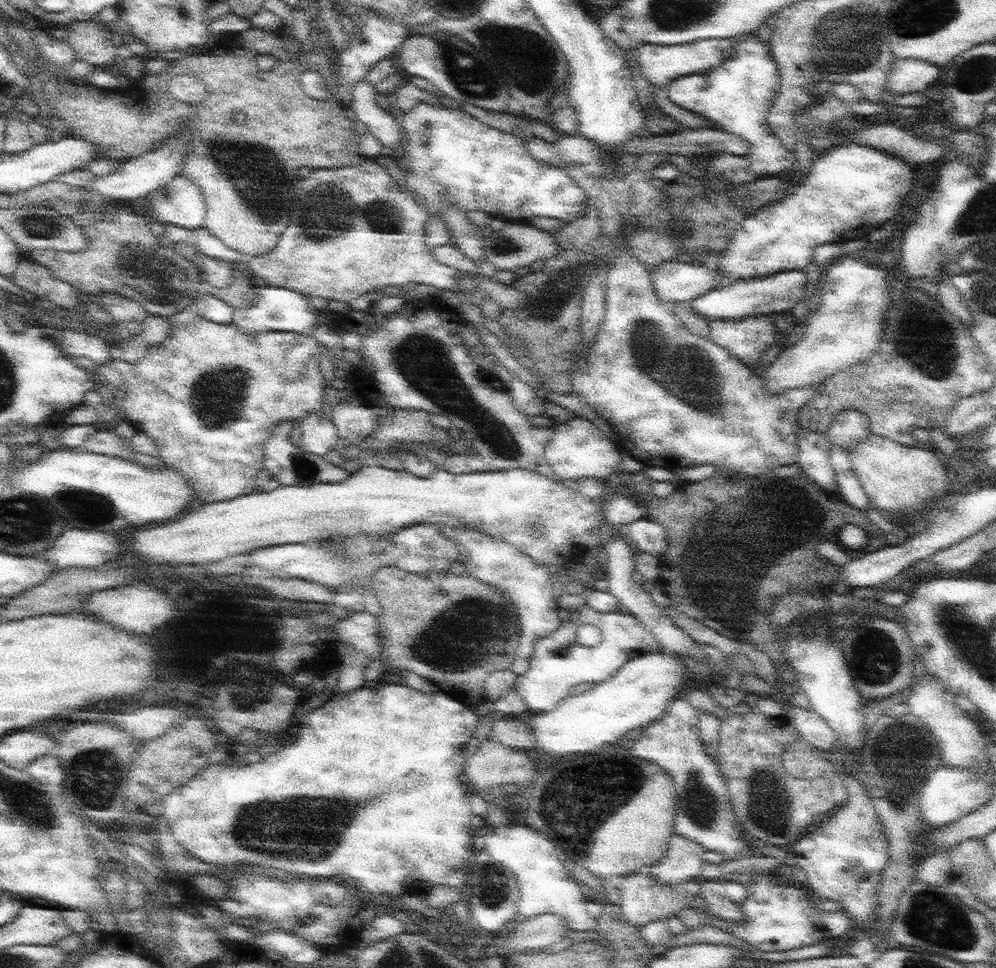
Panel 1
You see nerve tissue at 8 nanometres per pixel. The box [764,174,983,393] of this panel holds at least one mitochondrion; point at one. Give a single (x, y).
(933, 353)

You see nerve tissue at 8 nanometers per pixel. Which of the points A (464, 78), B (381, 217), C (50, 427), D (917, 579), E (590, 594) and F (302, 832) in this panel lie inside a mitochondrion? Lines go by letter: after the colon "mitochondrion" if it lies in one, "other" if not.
A: mitochondrion
B: mitochondrion
C: other
D: other
E: other
F: mitochondrion

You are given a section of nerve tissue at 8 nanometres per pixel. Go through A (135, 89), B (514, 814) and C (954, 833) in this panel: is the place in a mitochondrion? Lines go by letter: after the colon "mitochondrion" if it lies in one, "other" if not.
A: other
B: other
C: other

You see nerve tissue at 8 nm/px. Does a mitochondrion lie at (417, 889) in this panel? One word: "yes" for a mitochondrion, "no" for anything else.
no

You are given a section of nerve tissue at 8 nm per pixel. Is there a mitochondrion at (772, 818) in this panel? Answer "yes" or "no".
yes

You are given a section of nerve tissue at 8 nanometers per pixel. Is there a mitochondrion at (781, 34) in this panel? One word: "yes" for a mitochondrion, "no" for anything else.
no

